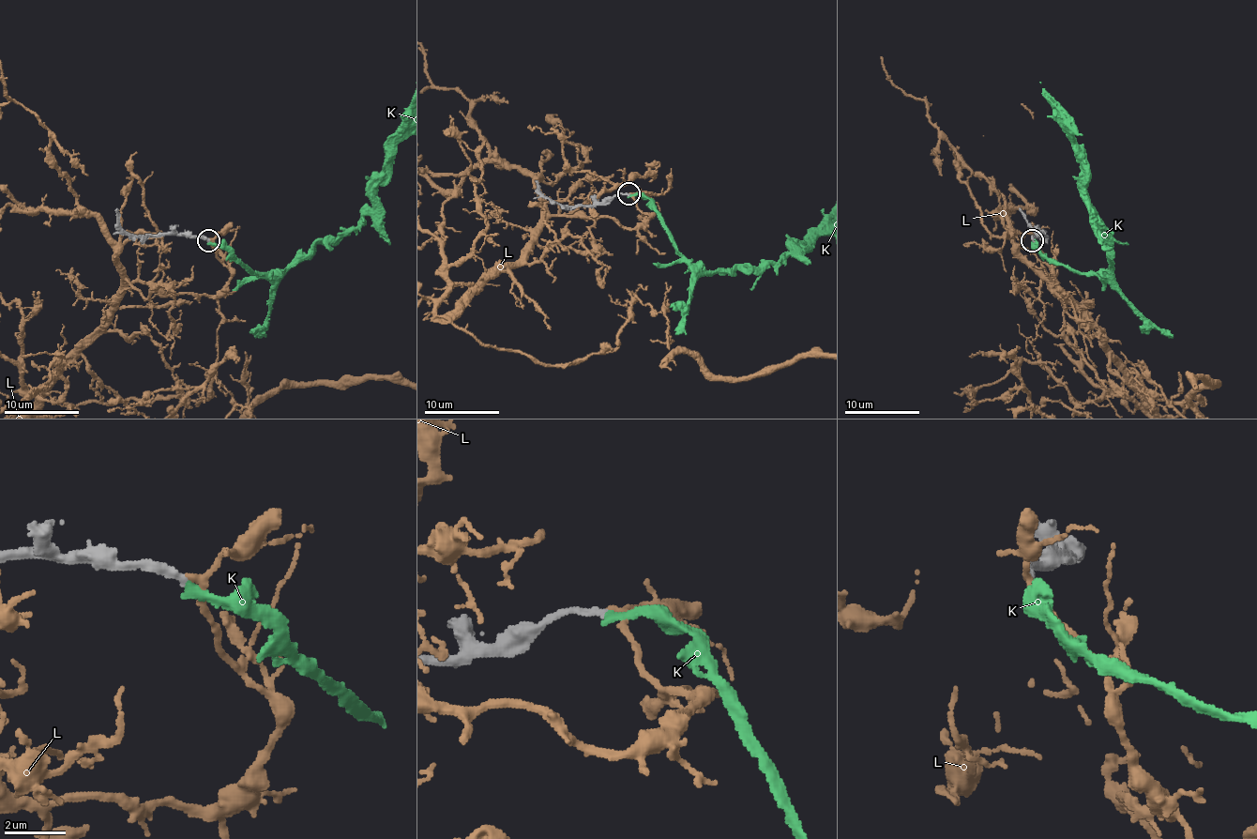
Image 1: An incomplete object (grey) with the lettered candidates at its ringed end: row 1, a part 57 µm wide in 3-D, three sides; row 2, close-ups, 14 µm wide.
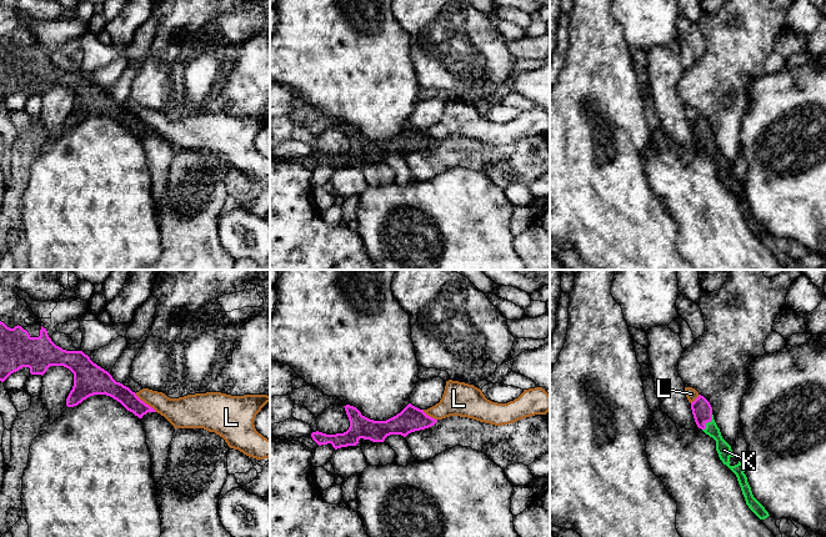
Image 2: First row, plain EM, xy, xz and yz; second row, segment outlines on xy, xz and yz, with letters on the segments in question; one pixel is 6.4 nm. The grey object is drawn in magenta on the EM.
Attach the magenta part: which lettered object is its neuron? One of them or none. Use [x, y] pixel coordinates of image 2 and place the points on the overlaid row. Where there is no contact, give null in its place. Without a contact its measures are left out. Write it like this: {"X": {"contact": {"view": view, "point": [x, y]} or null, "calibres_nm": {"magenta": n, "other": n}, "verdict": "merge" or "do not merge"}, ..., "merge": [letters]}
{"K": {"contact": {"view": "yz", "point": [707, 421]}, "calibres_nm": {"magenta": 130, "other": 90}, "verdict": "merge"}, "L": {"contact": {"view": "xy", "point": [145, 403]}, "calibres_nm": {"magenta": 110, "other": 200}, "verdict": "do not merge"}, "merge": ["K"]}

